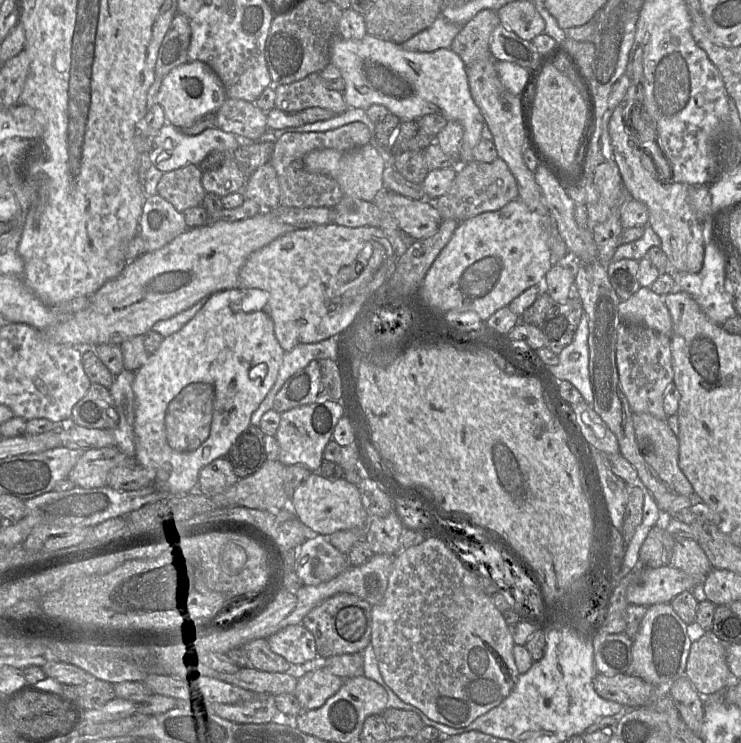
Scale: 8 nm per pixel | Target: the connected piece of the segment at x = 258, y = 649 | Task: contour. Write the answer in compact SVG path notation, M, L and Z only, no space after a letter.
M267 639L252 640L241 648L253 669L272 673L292 673L293 666L285 658L271 651Z

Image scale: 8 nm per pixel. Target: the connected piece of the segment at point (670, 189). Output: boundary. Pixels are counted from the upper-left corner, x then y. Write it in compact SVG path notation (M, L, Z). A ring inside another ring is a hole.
M623 101L615 108L609 122L609 134L613 156L619 167L624 190L631 198L643 202L649 210L648 225L661 239L661 249L666 254L669 270L698 273L703 267L704 239L702 223L688 202L689 185L685 183L662 184L645 168L638 153L640 148L632 148L629 133L637 135L633 126L627 126L623 119Z

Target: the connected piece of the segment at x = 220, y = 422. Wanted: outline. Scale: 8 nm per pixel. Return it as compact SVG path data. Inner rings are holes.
M233 288L212 294L206 304L188 323L176 333L164 337L157 351L149 354L147 362L135 372L133 381L135 395L135 458L148 471L149 486L156 487L160 491L168 492L174 496L185 496L194 492L198 487L200 470L215 459L226 457L239 435L251 425L251 416L273 387L285 354L275 336L273 320L262 310L265 302L268 301L267 297L268 293L266 291L251 288ZM248 294L258 295L257 306L254 307L255 311L252 312L243 310L243 304Z

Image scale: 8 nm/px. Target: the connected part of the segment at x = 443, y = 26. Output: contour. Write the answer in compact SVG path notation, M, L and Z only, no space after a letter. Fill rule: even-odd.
M439 15L431 26L400 45L405 50L418 52L432 52L440 48L450 48L461 27L462 25L450 22Z

